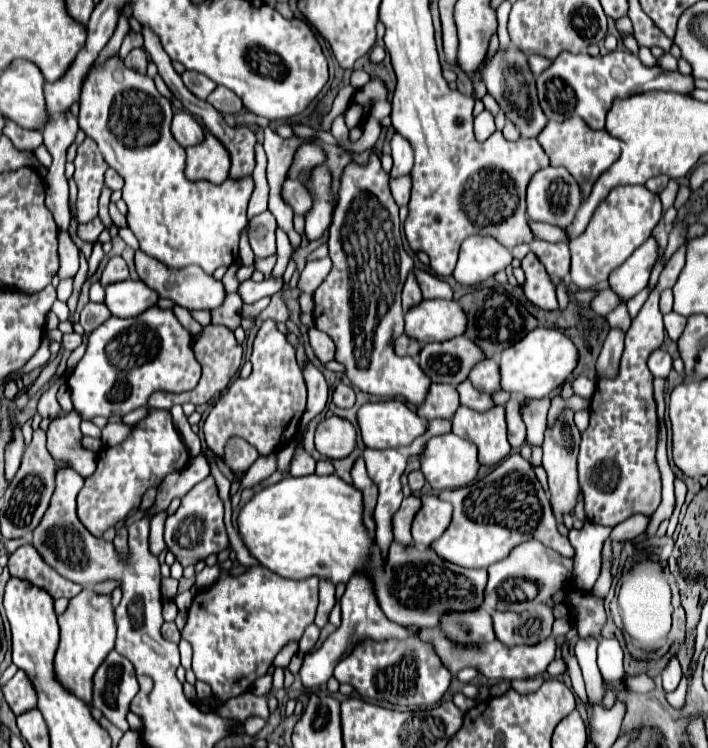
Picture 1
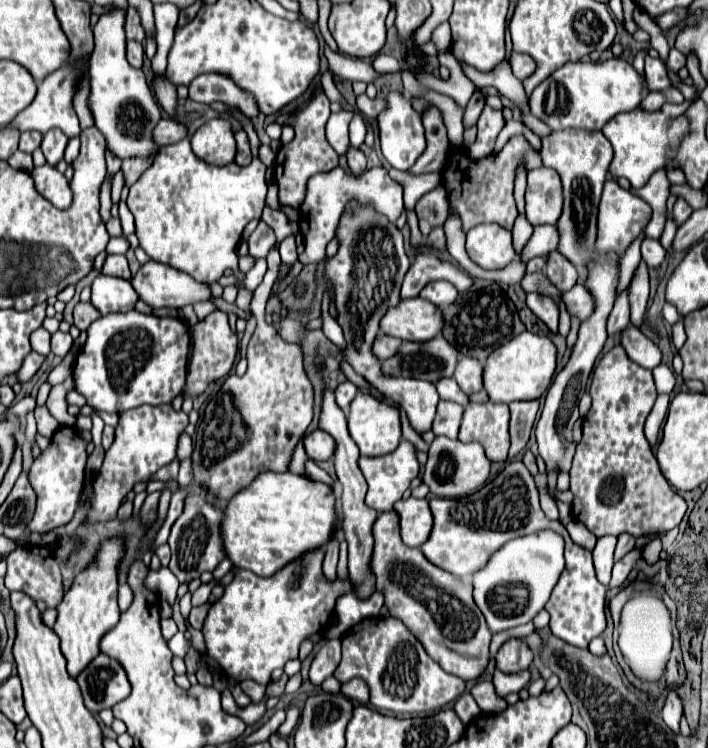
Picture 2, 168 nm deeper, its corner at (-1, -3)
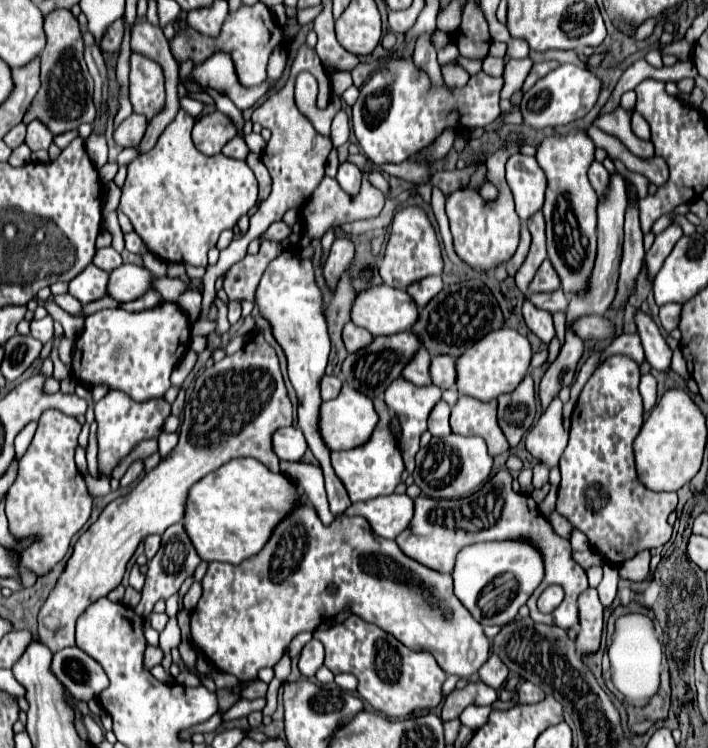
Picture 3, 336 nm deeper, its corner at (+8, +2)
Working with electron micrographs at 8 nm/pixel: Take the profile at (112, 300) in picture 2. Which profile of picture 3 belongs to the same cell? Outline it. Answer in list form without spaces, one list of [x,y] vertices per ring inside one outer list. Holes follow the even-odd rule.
[[[90,263],[82,273],[78,273],[78,277],[68,281],[68,293],[76,297],[82,305],[86,305],[106,297],[106,283],[108,273]]]

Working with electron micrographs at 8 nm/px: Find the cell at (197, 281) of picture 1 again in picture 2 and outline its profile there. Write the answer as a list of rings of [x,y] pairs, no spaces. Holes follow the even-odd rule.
[[[149,260],[131,280],[133,288],[151,308],[183,308],[211,300],[211,288],[205,282],[195,282],[187,272],[173,266]]]

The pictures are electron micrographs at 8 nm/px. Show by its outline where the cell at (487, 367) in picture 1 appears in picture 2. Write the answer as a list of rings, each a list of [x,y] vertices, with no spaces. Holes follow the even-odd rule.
[[[461,358],[455,370],[455,380],[465,394],[483,390],[483,364],[475,362],[475,358]]]

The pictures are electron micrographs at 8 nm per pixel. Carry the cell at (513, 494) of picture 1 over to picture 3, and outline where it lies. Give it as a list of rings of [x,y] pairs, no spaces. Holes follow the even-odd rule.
[[[506,469],[498,471],[478,493],[464,497],[464,499],[448,499],[448,501],[434,501],[426,495],[416,497],[414,501],[414,517],[410,525],[396,537],[398,547],[402,549],[404,555],[408,555],[414,561],[420,561],[428,569],[440,571],[440,573],[452,573],[456,553],[472,543],[478,541],[526,541],[530,545],[536,545],[536,549],[542,553],[544,563],[546,563],[546,579],[542,579],[542,585],[530,595],[528,607],[530,607],[530,617],[536,623],[546,623],[546,625],[558,625],[562,629],[570,629],[572,625],[578,623],[578,605],[576,599],[582,591],[588,589],[588,579],[586,571],[570,557],[570,541],[558,537],[546,517],[538,511],[536,501],[530,495],[520,495],[512,491],[512,477]],[[548,585],[560,585],[564,589],[564,601],[548,615],[540,613],[536,607],[538,595],[548,587]]]

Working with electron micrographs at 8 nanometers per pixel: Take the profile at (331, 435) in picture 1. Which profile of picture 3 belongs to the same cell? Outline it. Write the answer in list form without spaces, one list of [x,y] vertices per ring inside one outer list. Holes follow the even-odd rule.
[[[298,427],[278,429],[272,441],[274,441],[274,453],[278,453],[278,457],[284,461],[300,461],[304,451],[308,449],[304,435]]]

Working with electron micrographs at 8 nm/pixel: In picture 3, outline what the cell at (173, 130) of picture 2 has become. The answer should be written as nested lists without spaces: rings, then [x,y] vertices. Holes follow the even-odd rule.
[[[132,113],[128,119],[124,119],[116,129],[114,129],[114,143],[120,147],[136,147],[140,139],[144,137],[146,131],[146,117]]]

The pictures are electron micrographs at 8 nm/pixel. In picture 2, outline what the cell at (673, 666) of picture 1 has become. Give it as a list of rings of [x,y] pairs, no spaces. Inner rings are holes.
[[[671,688],[671,690],[667,692],[667,700],[665,700],[665,706],[663,706],[663,710],[661,710],[661,716],[663,716],[665,724],[667,724],[673,732],[679,732],[681,714],[683,714],[683,702],[681,702],[677,690]]]

